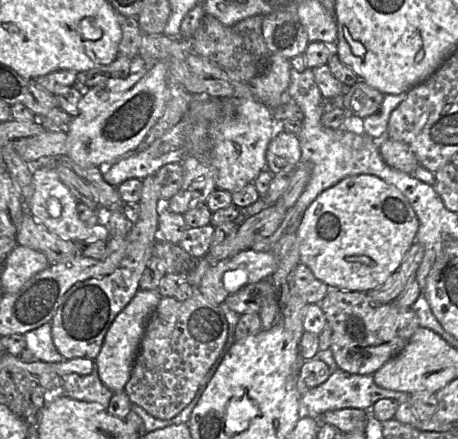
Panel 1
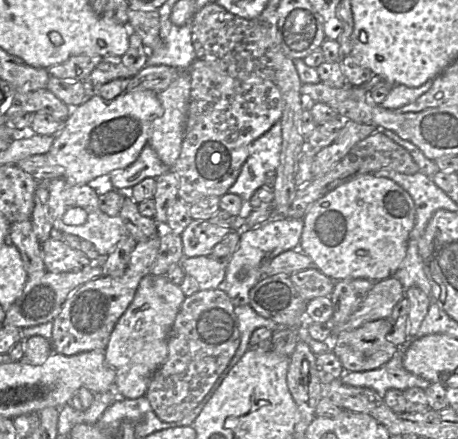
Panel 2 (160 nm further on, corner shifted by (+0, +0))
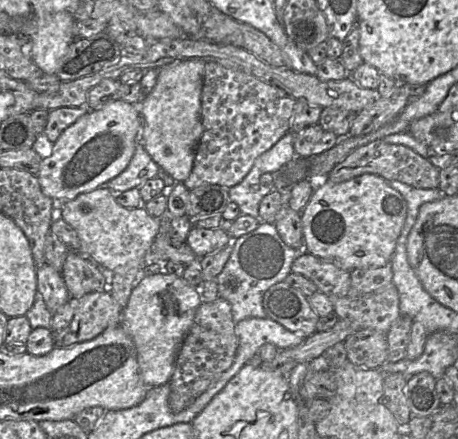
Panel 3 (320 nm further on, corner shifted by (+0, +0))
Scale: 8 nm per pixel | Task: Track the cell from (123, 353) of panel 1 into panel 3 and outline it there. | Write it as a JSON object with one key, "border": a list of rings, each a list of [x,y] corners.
{"border":[[[171,273],[147,275],[133,288],[128,304],[122,310],[122,326],[134,342],[142,380],[148,387],[157,387],[170,382],[180,348],[201,304],[200,288]]]}

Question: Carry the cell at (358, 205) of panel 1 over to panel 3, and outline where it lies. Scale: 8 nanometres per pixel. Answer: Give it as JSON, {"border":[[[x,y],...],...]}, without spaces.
{"border":[[[364,173],[340,183],[324,178],[318,181],[313,196],[302,213],[305,251],[350,272],[357,268],[385,266],[392,263],[407,214],[408,205],[404,196],[379,175]]]}

